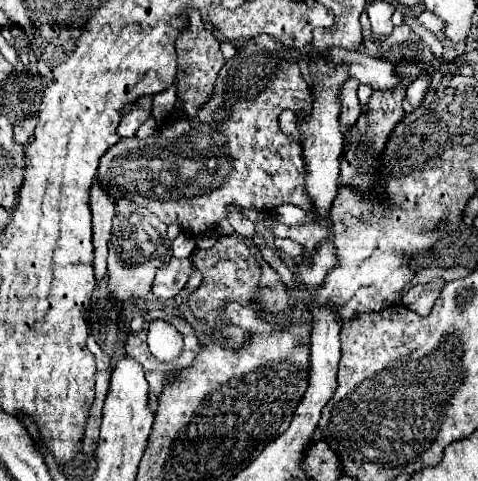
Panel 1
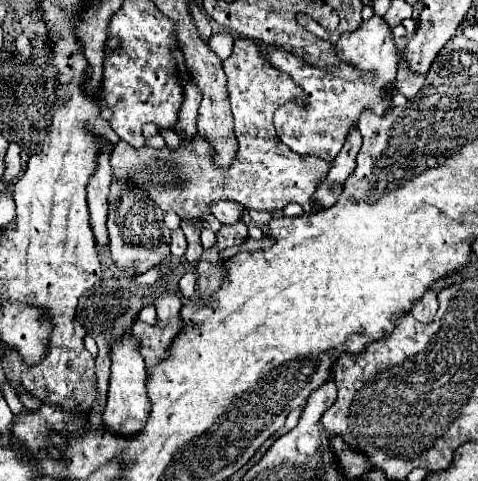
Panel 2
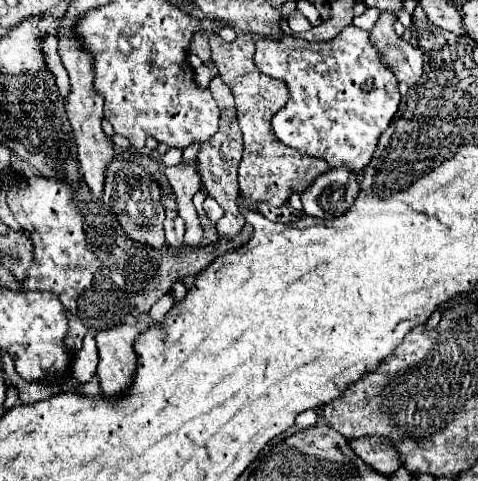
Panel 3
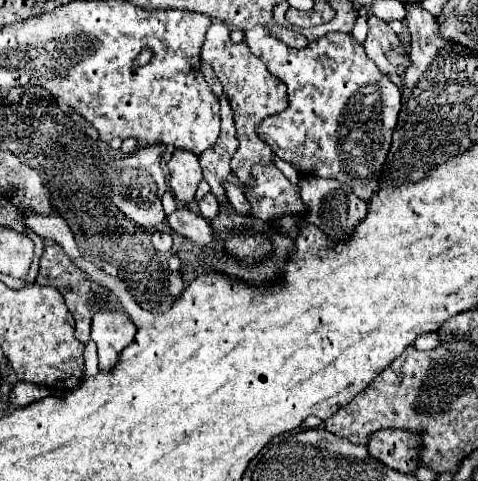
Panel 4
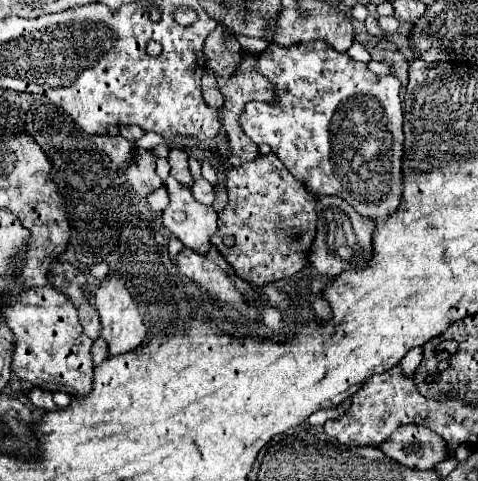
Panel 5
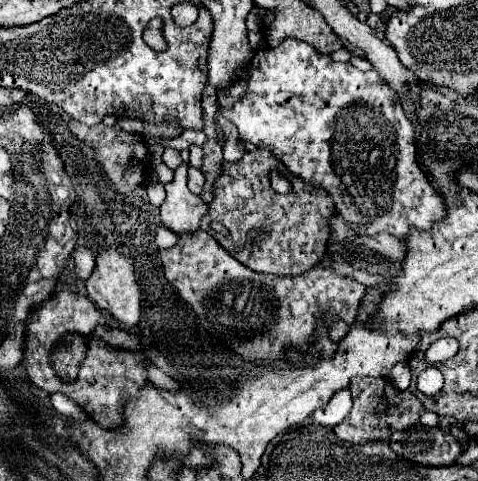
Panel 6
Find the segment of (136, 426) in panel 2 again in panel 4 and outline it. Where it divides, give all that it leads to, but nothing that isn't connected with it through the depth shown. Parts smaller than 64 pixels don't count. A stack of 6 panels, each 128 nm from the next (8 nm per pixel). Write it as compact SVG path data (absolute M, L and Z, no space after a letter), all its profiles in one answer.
M100 310L92 320L92 340L98 346L100 356L100 372L112 372L116 360L120 360L120 352L134 340L136 326L122 312Z

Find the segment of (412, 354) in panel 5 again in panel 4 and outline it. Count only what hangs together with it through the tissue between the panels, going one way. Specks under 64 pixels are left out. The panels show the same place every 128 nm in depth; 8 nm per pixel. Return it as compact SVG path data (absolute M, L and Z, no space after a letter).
M428 332L428 336L418 336L414 340L414 348L420 348L420 350L430 350L430 348L436 348L438 344L440 344L438 332Z

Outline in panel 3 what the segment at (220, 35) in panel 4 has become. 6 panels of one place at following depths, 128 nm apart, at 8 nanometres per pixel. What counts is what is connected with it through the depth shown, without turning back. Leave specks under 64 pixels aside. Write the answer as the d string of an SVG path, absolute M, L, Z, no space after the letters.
M210 34L210 48L220 78L232 88L232 94L236 98L236 116L244 136L244 156L238 168L240 198L246 204L246 208L252 208L256 212L258 204L284 206L294 192L302 194L304 188L312 184L312 180L316 180L330 168L326 160L300 154L280 144L280 140L272 136L270 120L288 102L288 86L284 84L284 80L270 78L254 66L252 62L254 44L250 40L250 34L238 34L234 42L224 42L218 34Z

